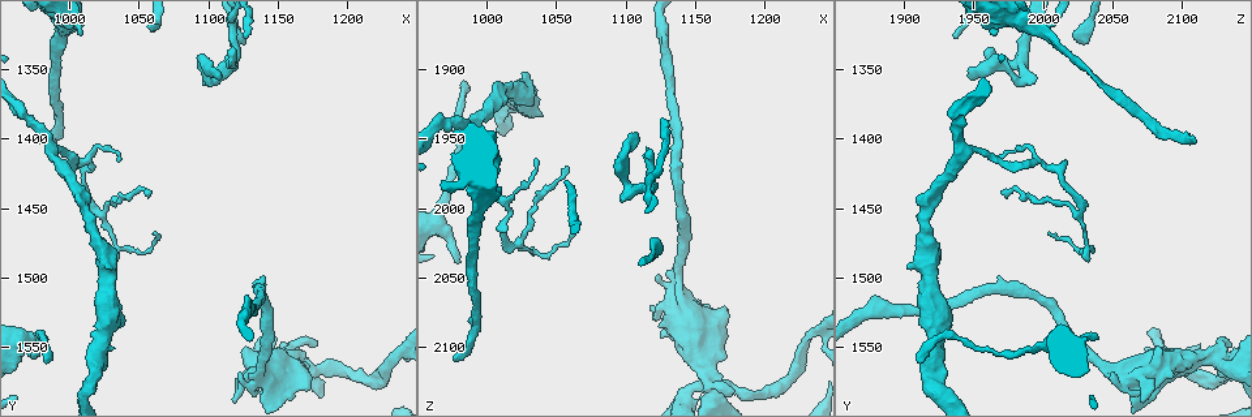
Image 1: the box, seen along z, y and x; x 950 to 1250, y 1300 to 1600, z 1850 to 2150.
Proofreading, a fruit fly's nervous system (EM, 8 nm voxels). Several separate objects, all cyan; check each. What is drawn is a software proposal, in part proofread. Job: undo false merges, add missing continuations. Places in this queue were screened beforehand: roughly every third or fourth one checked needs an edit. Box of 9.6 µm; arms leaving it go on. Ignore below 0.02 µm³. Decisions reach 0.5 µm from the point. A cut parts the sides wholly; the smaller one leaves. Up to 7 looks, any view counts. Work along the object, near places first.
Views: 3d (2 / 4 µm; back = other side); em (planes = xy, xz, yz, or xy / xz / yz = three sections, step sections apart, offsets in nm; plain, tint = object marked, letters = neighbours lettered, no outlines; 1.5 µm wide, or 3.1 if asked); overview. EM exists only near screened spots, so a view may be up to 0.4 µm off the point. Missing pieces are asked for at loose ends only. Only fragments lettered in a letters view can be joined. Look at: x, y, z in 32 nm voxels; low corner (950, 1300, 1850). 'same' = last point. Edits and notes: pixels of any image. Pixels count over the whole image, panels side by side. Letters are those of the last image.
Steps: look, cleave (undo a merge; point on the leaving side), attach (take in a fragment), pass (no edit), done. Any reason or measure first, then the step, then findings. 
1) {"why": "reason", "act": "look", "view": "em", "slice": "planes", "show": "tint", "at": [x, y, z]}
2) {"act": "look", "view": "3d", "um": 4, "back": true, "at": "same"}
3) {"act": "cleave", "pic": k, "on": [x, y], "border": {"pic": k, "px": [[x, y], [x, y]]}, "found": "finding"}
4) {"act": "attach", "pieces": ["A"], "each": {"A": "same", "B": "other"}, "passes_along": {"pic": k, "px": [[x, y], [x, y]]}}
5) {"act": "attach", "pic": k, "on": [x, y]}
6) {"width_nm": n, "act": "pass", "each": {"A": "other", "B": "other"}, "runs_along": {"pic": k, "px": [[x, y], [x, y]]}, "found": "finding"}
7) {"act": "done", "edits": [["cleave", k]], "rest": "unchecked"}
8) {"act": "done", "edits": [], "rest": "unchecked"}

{"why": "an open end", "act": "look", "view": "3d", "um": 4, "back": true, "at": [978, 1546, 2038]}

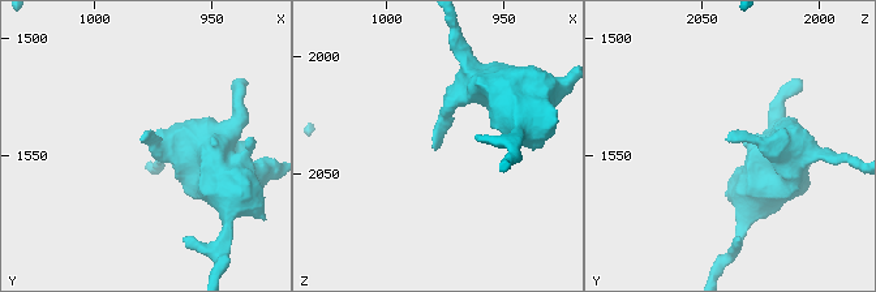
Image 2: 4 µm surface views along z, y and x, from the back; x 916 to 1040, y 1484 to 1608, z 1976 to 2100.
{"why": "now the EM", "act": "look", "view": "em", "slice": "planes", "show": "tint", "at": [980, 1544, 2039]}

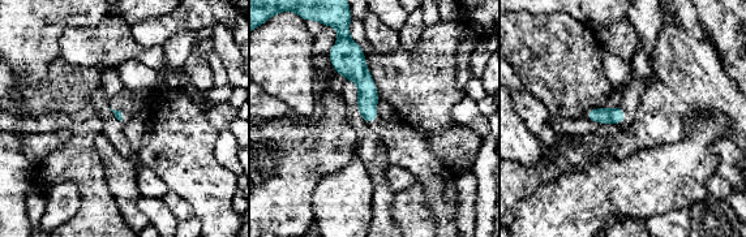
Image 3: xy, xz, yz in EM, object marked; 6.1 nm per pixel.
{"why": "see the neighbours", "act": "look", "view": "em", "slice": "planes", "show": "letters", "at": "same"}

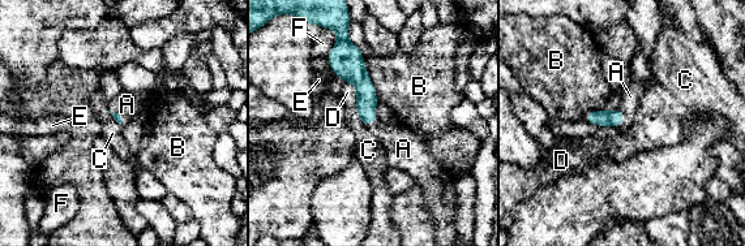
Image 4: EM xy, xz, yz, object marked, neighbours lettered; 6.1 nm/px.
{"act": "attach", "pieces": ["A"], "each": {"A": "same", "B": "other", "C": "other", "D": "other", "E": "other", "F": "other"}, "passes_along": {"pic": 4, "px": [[603, 117], [623, 116], [630, 96]]}, "found": "it goes on there"}

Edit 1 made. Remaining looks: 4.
{"act": "look", "view": "3d", "um": 2, "at": [984, 1560, 1914]}

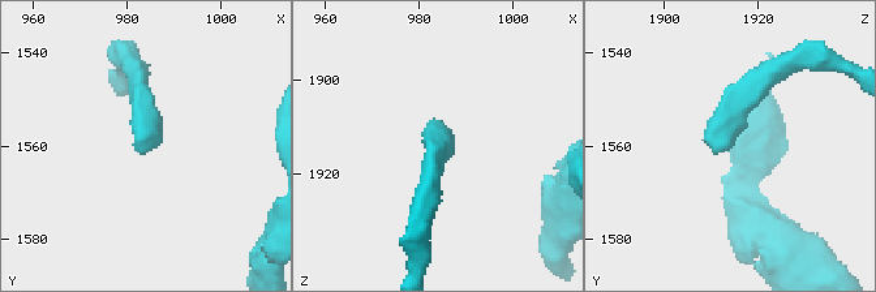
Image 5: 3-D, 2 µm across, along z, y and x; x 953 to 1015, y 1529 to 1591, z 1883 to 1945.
{"why": "shape alone is not enough", "act": "look", "view": "em", "slice": "yz", "step": 4, "show": "tint", "at": [983, 1562, 1912]}

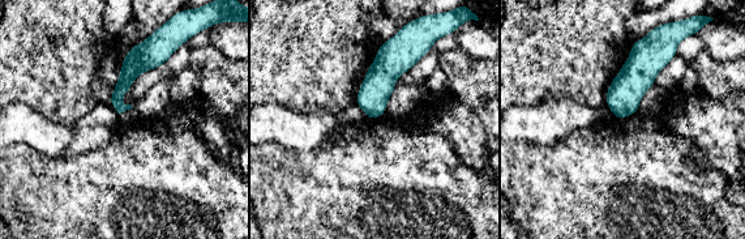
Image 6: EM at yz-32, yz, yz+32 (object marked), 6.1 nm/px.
{"act": "look", "view": "em", "slice": "planes", "show": "letters", "at": "same"}

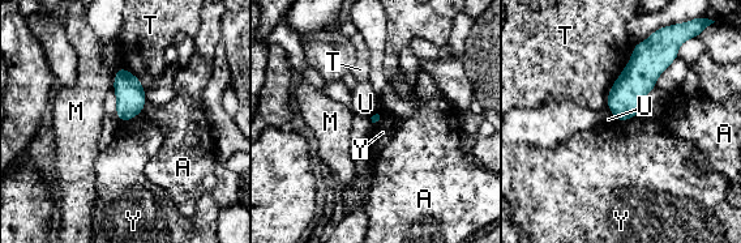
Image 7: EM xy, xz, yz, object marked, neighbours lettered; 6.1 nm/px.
{"act": "pass", "each": {"A": "other", "M": "other", "T": "other", "U": "other", "Y": "other"}, "border": {"pic": 7, "px": [[638, 114], [617, 122]]}, "found": "no lettered fragment goes on from it"}

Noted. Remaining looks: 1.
{"why": "end of a long branch", "act": "look", "view": "em", "slice": "planes", "show": "letters", "at": [978, 1402, 2112]}

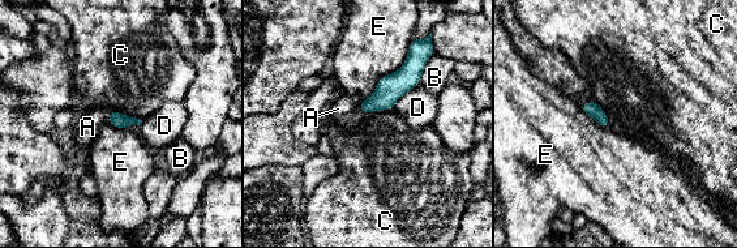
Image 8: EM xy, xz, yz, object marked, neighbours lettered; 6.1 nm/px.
{"act": "attach", "pieces": ["A"], "each": {"A": "same", "B": "other", "C": "other", "D": "other", "E": "other"}, "passes_along": {"pic": 8, "px": [[390, 88], [359, 106], [338, 108]]}, "found": "it goes on there"}

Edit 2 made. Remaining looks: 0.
{"act": "done", "edits": [["attach", 4], ["attach", 8]], "rest": "unchecked"}

